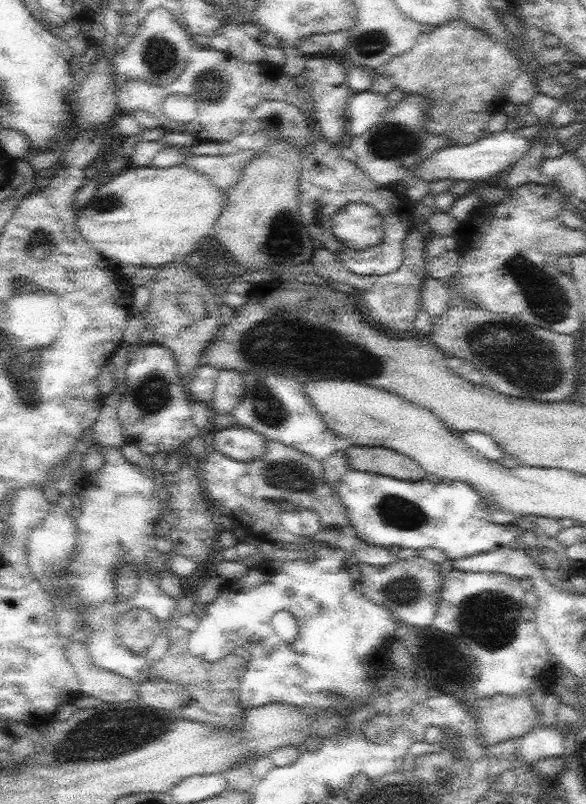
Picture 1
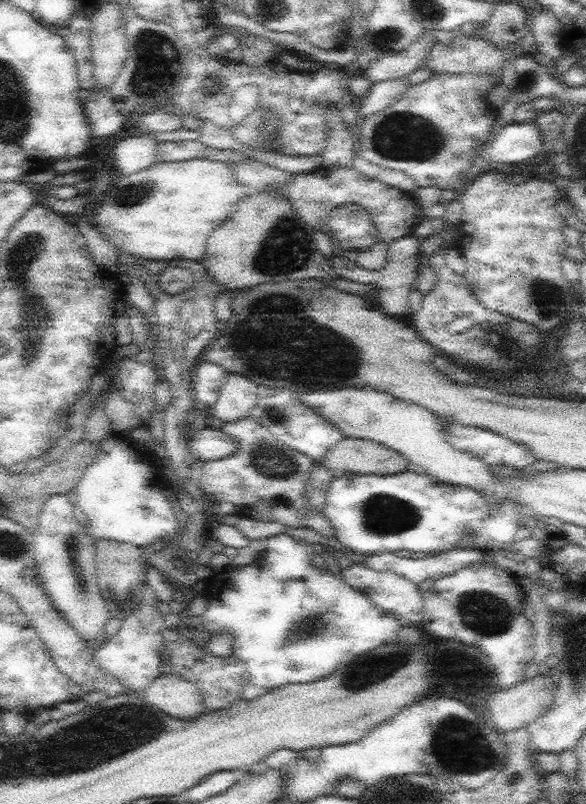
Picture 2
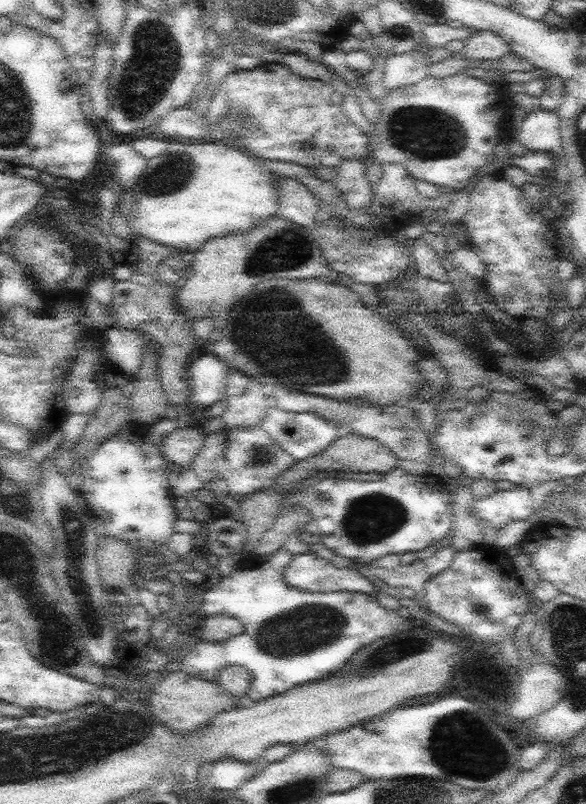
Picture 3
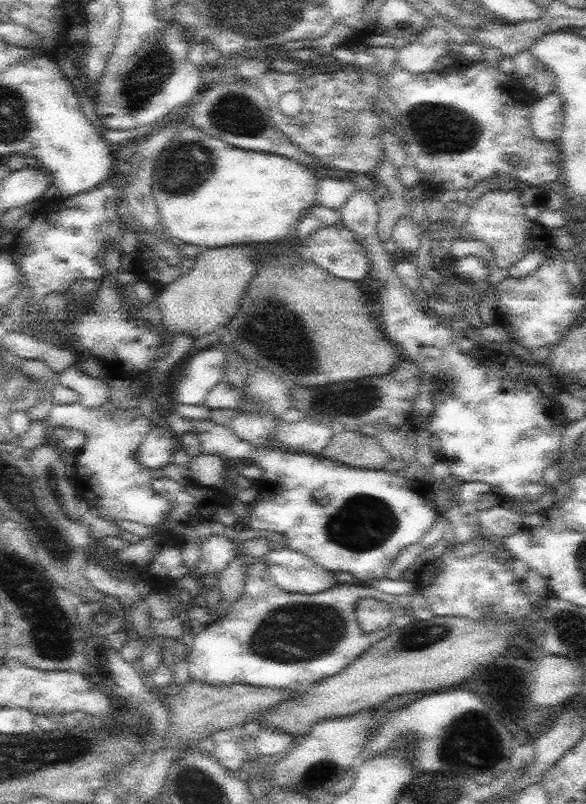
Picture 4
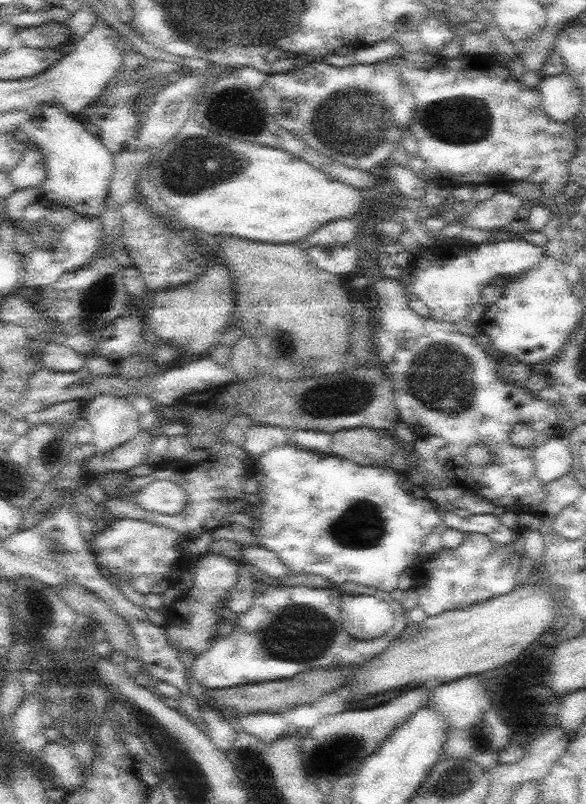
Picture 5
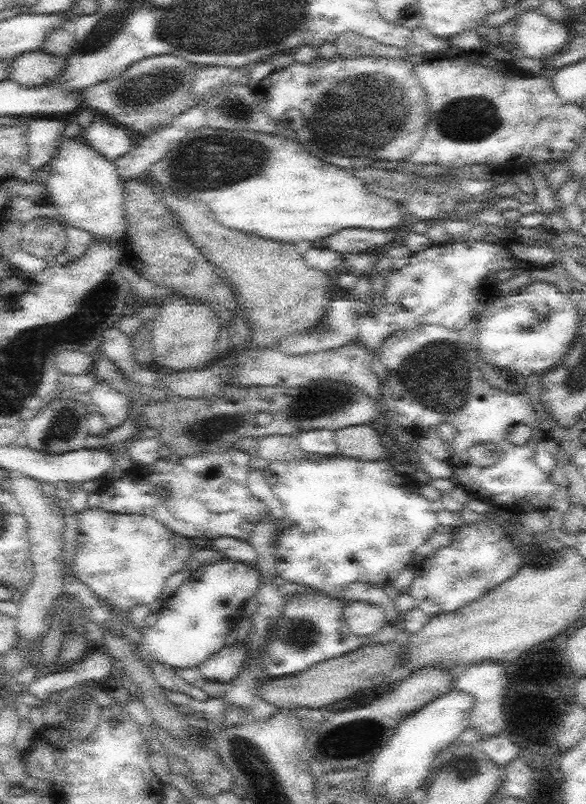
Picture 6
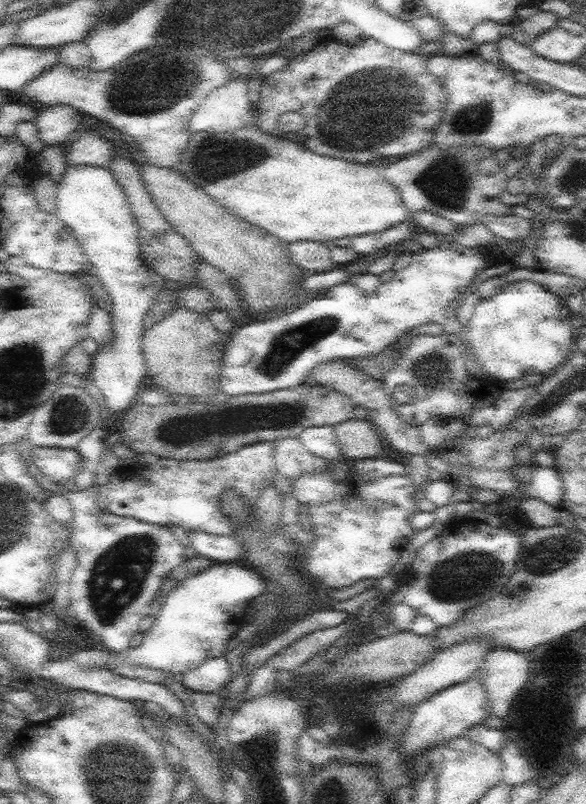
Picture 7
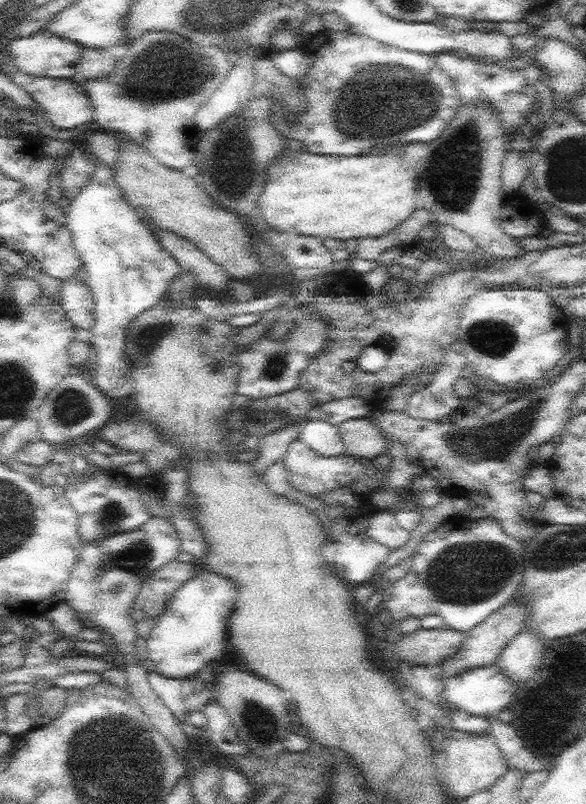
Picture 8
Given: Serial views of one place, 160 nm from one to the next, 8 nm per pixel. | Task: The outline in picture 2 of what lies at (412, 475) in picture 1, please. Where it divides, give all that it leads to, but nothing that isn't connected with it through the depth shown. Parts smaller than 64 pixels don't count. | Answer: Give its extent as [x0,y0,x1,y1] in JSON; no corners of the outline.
[315,438,408,476]

